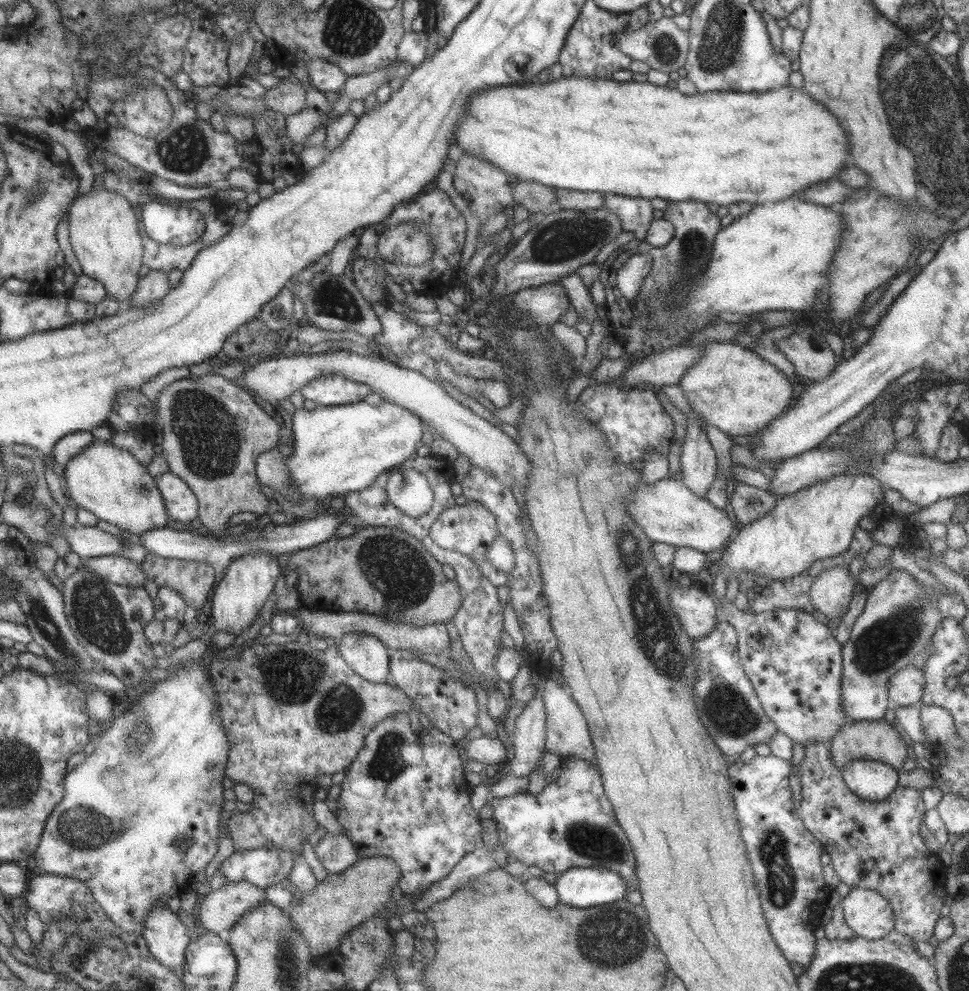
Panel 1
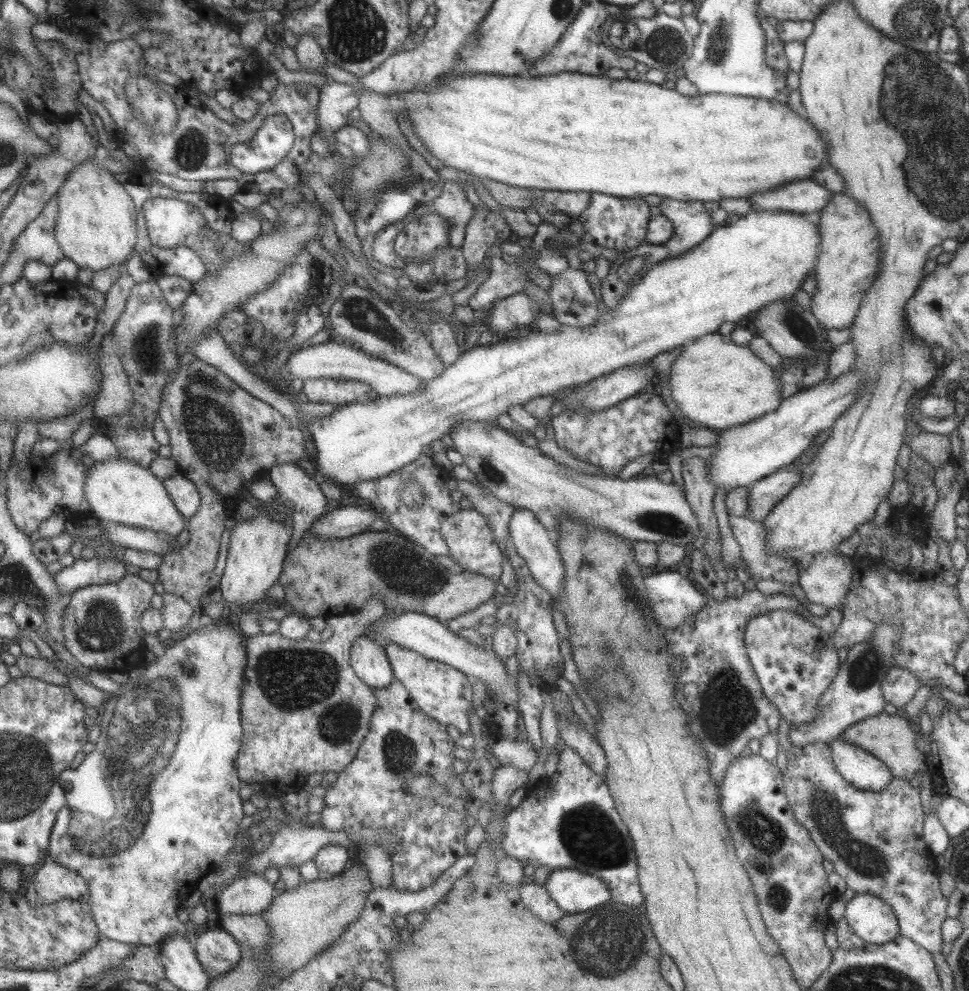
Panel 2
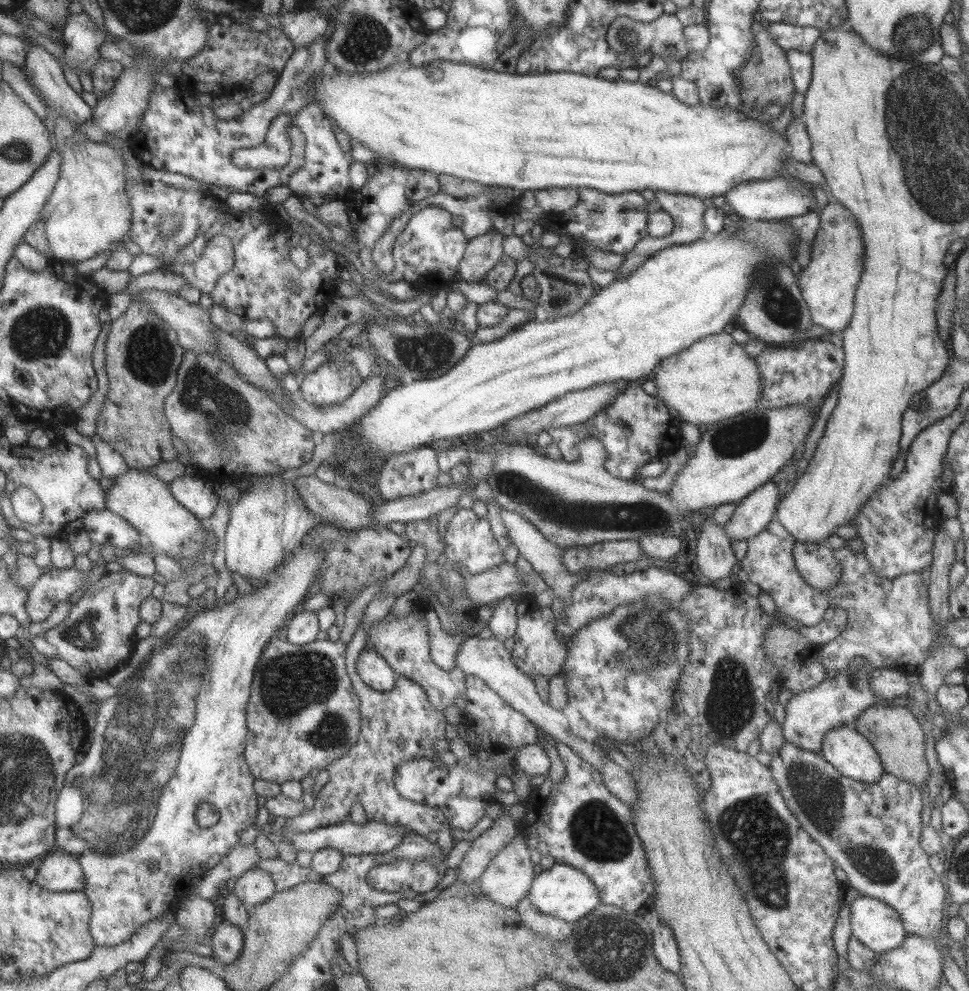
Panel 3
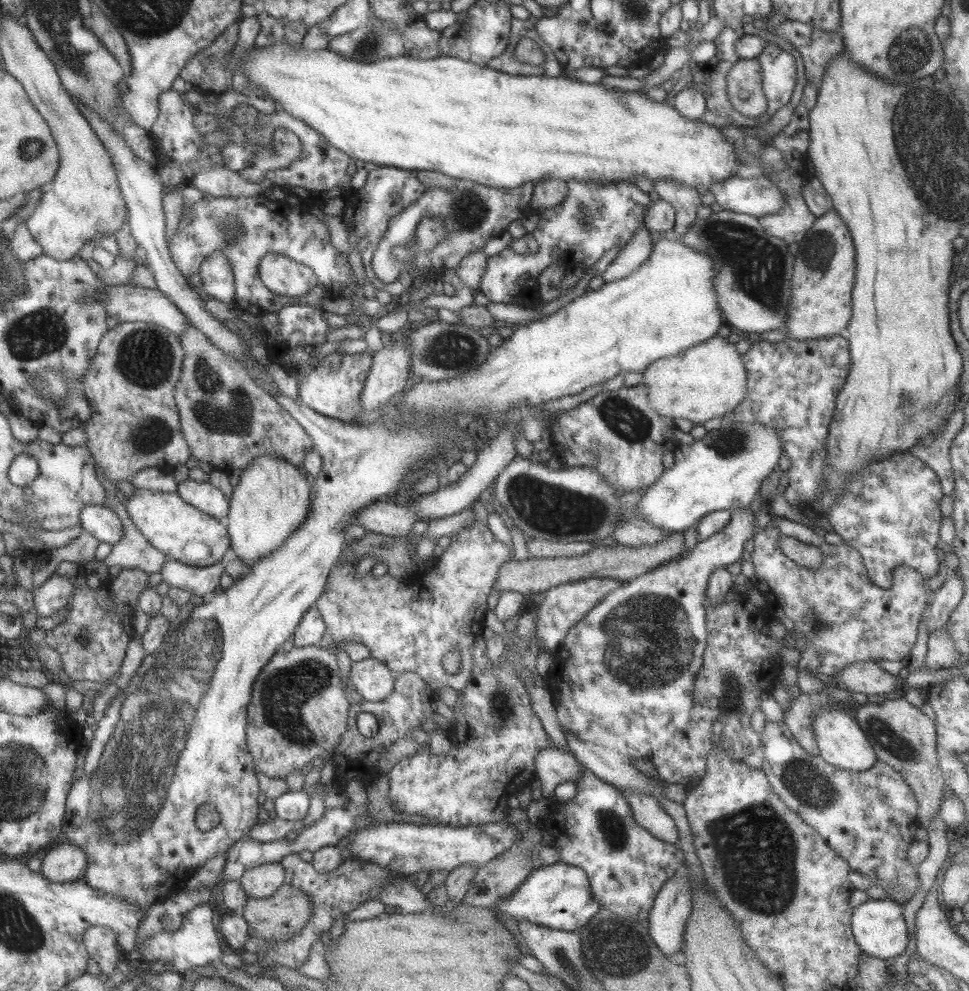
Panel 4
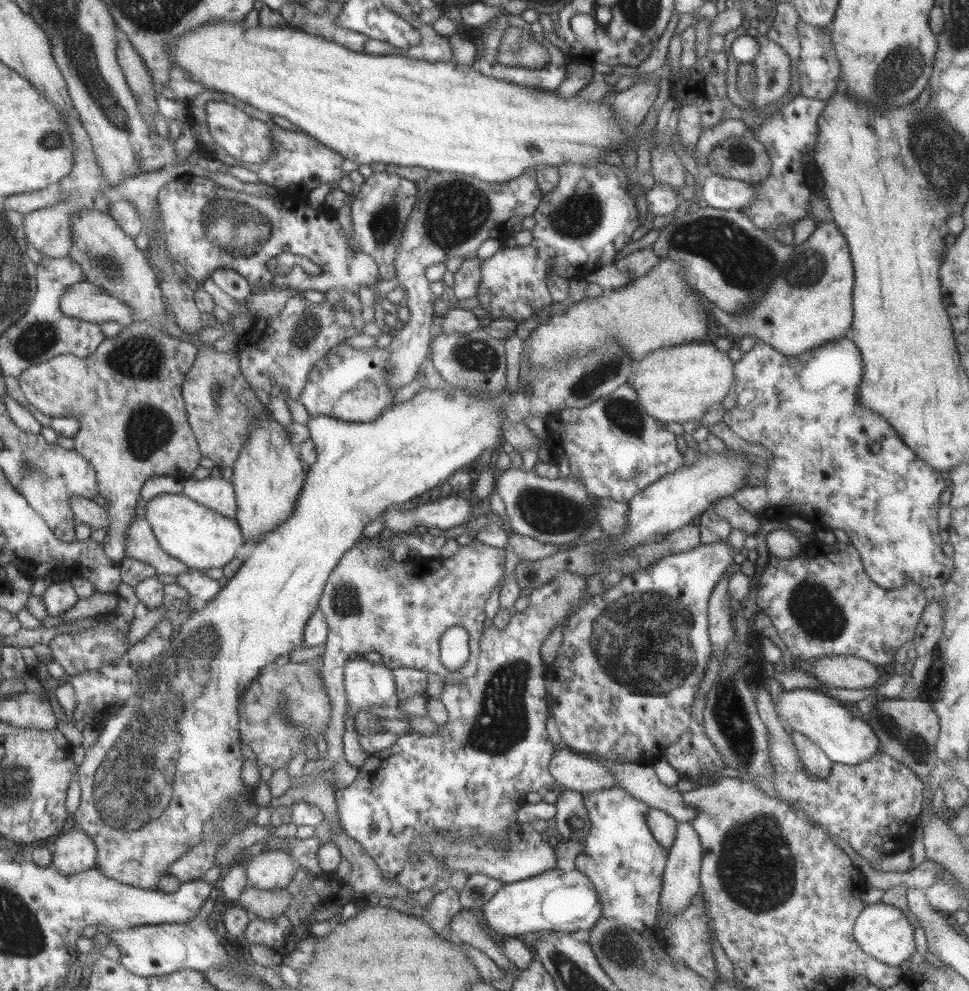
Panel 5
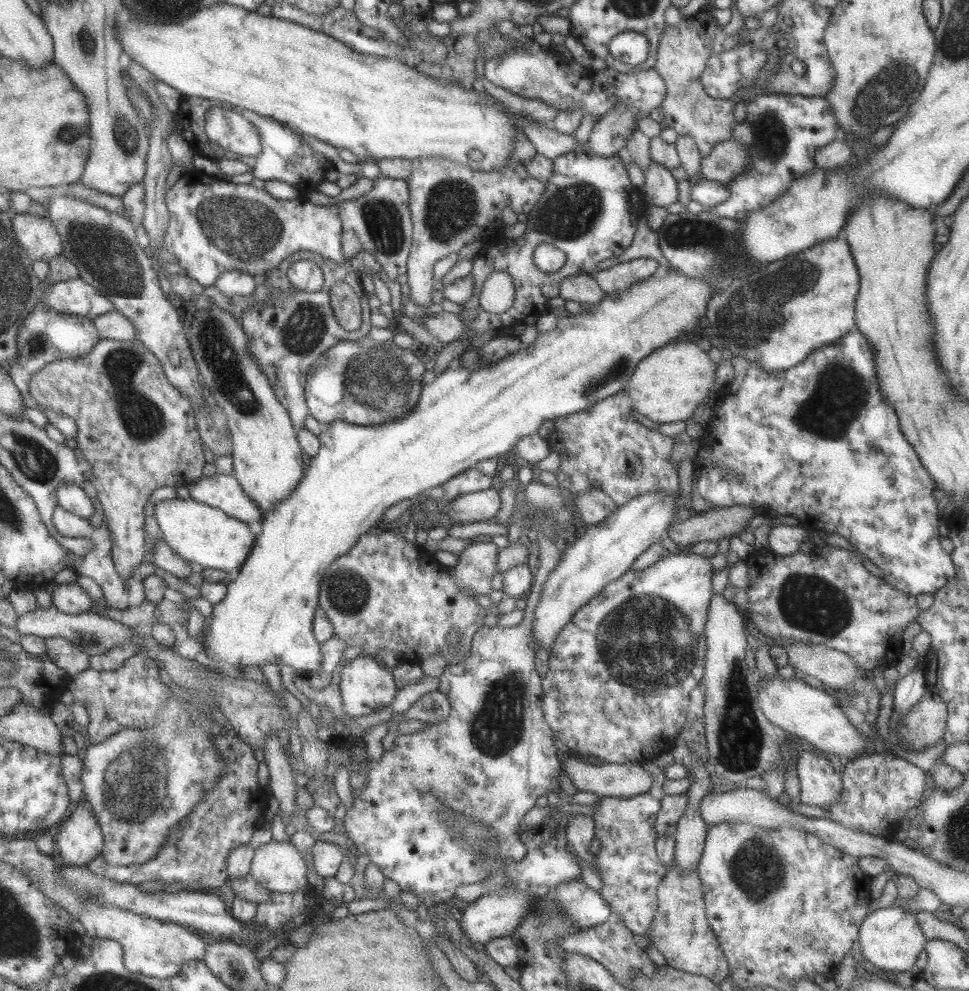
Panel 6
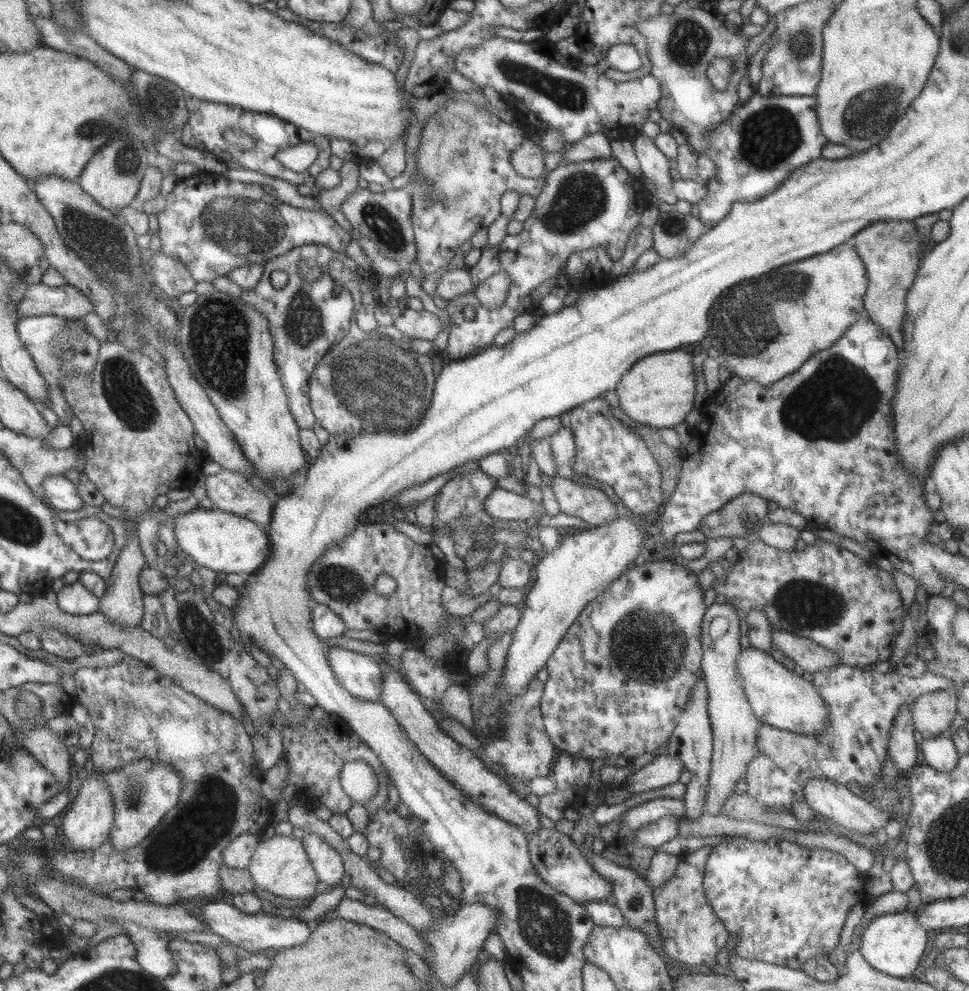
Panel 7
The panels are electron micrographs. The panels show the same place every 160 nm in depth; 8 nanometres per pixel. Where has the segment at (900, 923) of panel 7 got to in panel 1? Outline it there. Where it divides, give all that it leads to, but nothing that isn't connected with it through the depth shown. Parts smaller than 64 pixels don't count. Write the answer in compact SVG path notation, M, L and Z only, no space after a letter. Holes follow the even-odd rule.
M855 887L841 900L845 924L855 935L877 940L894 930L894 914L884 896L866 888Z

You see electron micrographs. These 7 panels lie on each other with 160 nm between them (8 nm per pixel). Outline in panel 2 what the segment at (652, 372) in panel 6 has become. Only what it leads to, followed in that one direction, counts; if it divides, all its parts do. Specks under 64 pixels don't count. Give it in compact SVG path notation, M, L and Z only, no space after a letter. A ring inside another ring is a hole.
M718 332L697 337L692 343L685 345L673 360L667 380L671 398L676 408L682 412L683 418L714 432L755 420L766 412L775 410L782 399L781 383L775 368L753 355L747 346L737 345L731 341L729 335Z

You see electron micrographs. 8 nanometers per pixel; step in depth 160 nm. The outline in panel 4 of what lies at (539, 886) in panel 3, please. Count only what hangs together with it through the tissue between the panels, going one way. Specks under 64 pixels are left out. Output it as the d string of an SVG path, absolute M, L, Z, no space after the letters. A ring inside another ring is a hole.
M557 861L550 865L540 866L538 869L533 869L527 875L527 878L514 889L511 896L506 896L503 902L498 902L495 910L509 914L511 918L518 920L526 920L535 924L554 928L562 931L578 931L580 927L587 924L587 921L601 908L599 901L594 899L590 891L590 884L584 870L564 862Z

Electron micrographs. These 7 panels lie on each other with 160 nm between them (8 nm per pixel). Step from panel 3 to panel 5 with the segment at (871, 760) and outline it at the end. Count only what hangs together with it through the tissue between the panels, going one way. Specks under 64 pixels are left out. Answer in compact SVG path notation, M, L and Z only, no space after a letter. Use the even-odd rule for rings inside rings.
M797 688L782 691L775 702L776 713L780 722L786 722L795 732L800 732L814 742L827 756L831 763L857 765L863 763L878 752L877 739L872 728L858 714L851 714L843 707L843 703L819 690Z

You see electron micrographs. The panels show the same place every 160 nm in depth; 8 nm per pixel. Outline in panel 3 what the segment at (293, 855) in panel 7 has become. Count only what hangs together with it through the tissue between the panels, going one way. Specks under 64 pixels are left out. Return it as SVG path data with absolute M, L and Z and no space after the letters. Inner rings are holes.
M253 868L242 872L231 882L229 891L249 909L265 902L275 892L275 885L268 872Z

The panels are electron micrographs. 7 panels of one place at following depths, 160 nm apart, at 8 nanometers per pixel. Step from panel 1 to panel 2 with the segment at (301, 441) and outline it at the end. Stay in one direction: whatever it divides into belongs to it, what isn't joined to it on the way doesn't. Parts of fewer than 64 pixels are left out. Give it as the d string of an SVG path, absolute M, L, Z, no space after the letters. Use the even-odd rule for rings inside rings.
M752 208L749 214L737 218L735 222L725 222L714 227L709 236L695 248L653 263L643 277L630 283L630 289L617 306L599 315L593 326L562 324L553 334L543 334L531 327L529 334L519 340L486 345L469 343L451 365L425 383L425 387L417 394L375 396L371 400L362 399L339 405L321 418L307 417L303 424L315 446L313 462L317 472L323 475L324 481L339 486L351 486L386 476L415 460L427 451L432 440L448 434L449 429L461 421L495 422L495 416L506 412L508 406L522 406L537 396L552 396L557 390L585 385L614 370L649 363L656 354L676 346L689 345L697 337L717 332L722 322L737 322L766 304L791 298L805 277L813 273L820 242L818 224L807 220L805 214Z

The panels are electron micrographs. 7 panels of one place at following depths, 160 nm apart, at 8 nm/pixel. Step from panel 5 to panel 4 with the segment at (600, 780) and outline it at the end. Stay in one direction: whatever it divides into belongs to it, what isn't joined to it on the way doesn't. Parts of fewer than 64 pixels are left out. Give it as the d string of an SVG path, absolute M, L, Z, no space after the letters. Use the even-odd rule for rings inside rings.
M554 746L538 751L533 758L536 779L541 783L542 796L551 799L554 788L561 781L575 782L582 773L583 766L567 750L559 750Z

